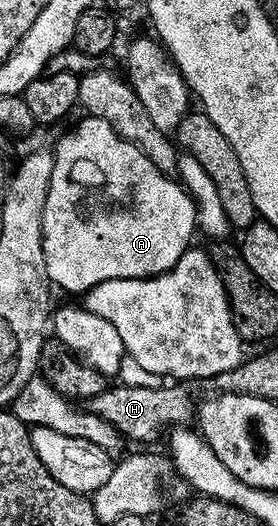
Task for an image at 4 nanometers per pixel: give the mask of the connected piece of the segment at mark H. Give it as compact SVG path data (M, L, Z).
M168 383L165 389L151 389L148 385L115 385L104 389L102 395L89 399L86 409L112 424L129 442L152 441L169 427L184 427L193 420L194 401L192 405L192 393L184 386L187 384Z

